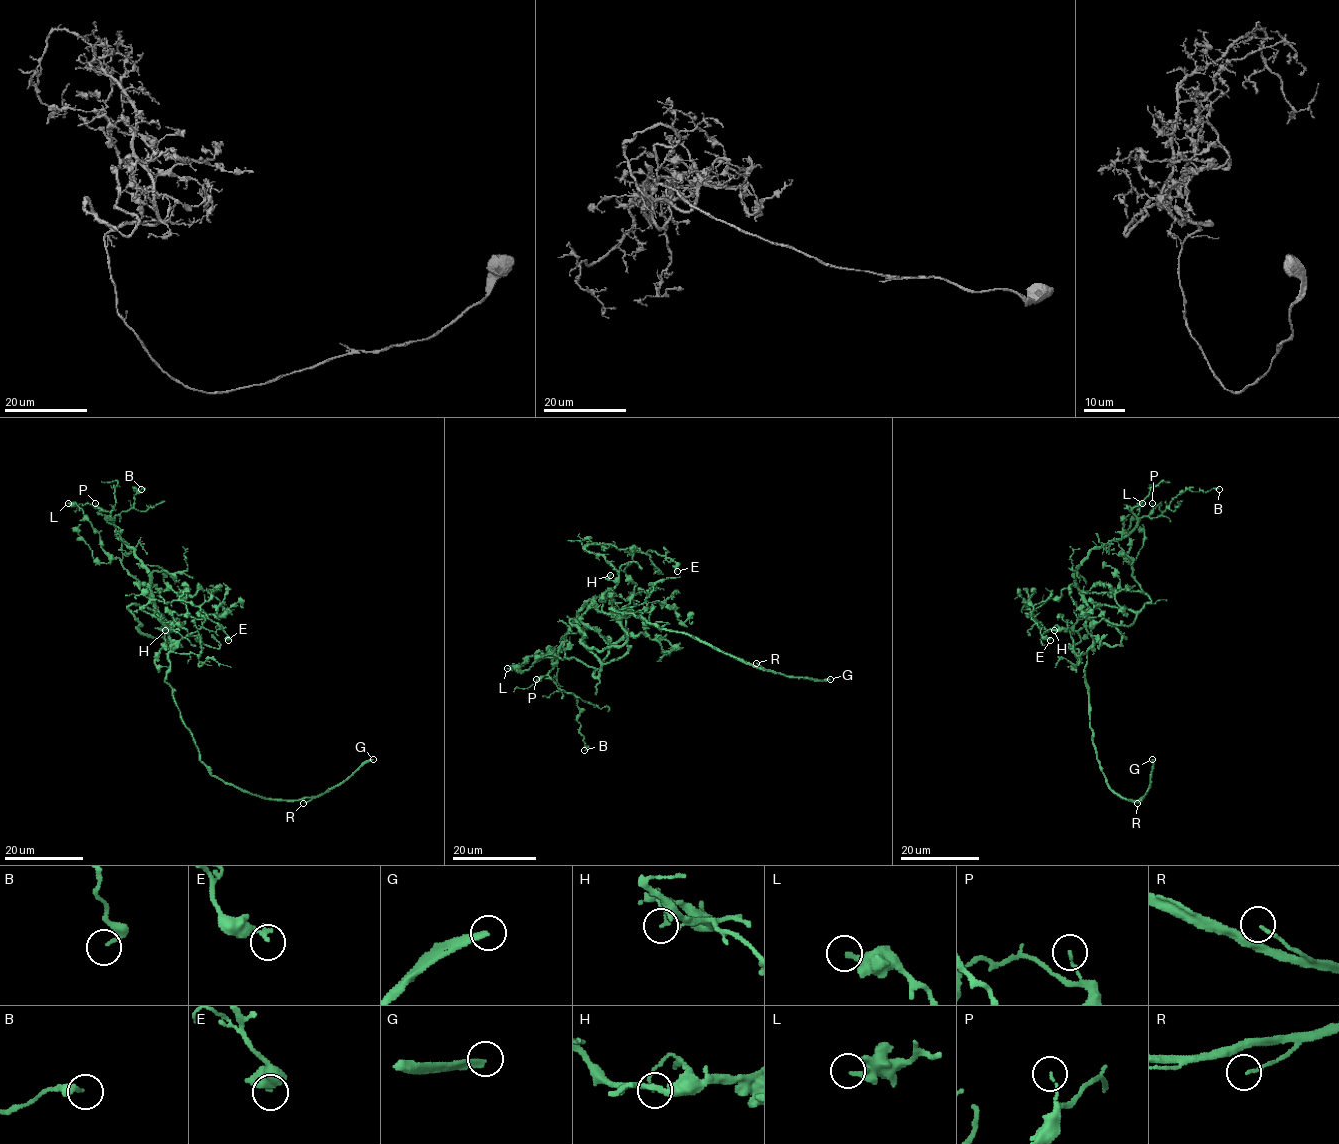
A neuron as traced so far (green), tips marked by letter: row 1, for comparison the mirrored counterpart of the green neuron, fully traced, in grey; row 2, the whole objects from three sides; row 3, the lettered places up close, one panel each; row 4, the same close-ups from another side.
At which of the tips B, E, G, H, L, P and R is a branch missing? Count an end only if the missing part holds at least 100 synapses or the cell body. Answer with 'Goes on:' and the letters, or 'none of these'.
Goes on: G

